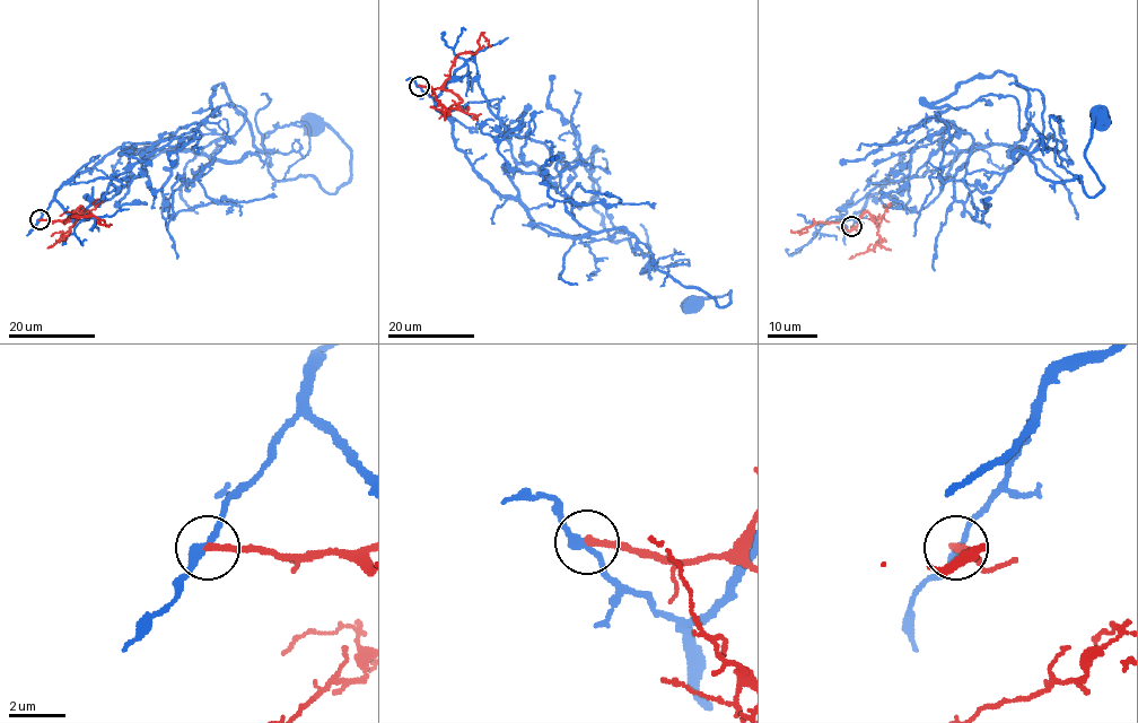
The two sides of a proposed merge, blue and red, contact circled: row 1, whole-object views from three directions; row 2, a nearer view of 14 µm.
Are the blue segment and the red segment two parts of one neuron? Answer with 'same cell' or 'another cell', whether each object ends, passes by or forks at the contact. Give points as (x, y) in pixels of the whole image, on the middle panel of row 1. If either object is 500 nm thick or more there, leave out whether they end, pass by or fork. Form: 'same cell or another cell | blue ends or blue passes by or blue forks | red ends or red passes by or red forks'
another cell | blue passes by | red ends

